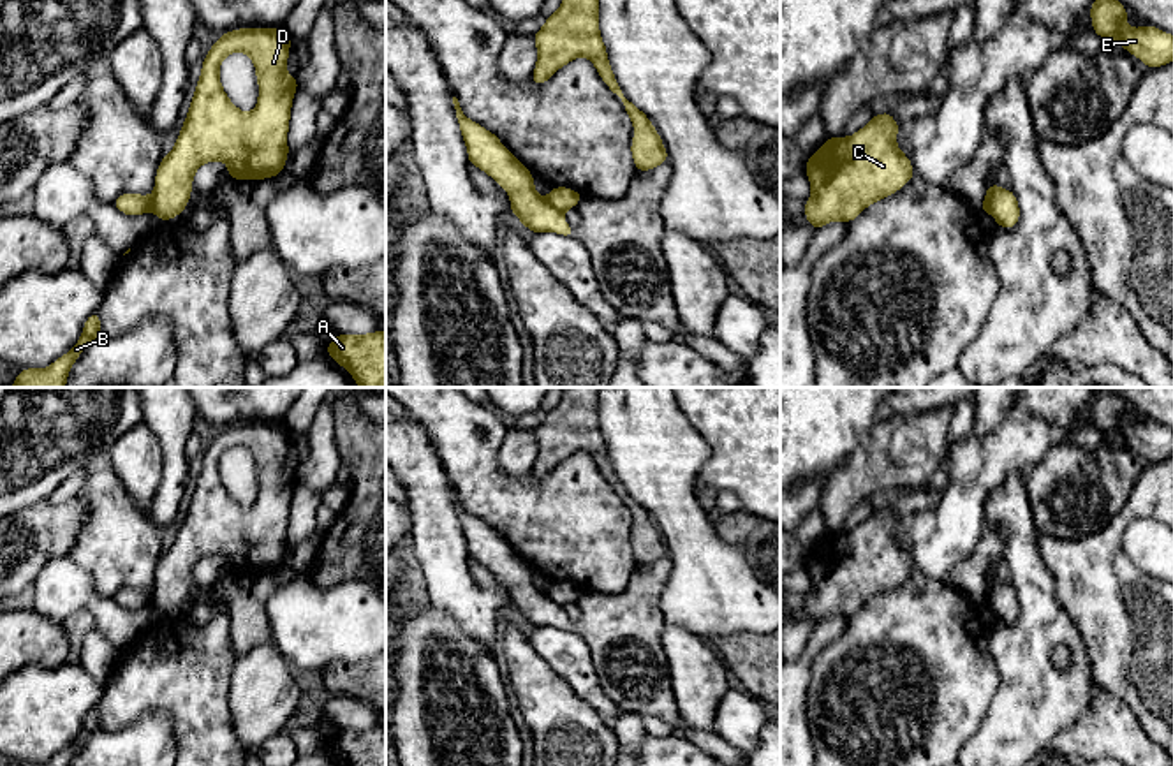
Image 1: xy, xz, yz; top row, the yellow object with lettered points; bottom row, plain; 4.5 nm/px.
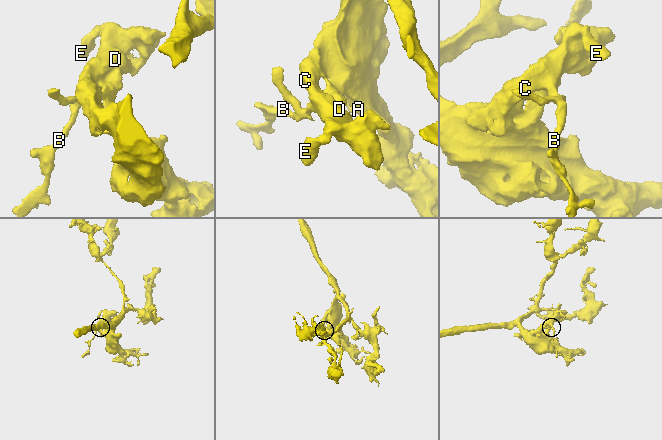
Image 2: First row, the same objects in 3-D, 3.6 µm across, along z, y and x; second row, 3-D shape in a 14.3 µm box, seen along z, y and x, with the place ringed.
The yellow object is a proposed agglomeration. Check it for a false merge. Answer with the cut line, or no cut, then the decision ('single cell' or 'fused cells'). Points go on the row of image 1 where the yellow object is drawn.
cut yz (997, 187), (988, 212); fused cells

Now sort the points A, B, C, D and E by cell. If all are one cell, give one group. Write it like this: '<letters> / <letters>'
A C D E / B

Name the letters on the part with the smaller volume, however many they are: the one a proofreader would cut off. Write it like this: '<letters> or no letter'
B

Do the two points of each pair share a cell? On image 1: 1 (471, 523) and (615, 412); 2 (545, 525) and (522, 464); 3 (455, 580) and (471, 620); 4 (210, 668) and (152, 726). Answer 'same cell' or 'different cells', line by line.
1: different cells
2: different cells
3: same cell
4: different cells

